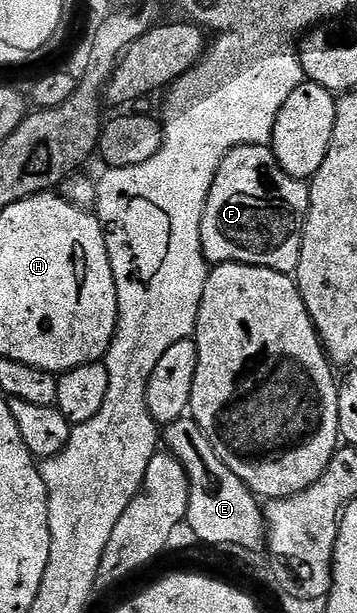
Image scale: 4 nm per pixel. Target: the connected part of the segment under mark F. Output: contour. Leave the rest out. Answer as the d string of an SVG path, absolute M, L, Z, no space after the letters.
M241 145L223 158L207 194L205 213L201 217L203 255L211 265L244 263L291 275L297 269L310 204L310 186L285 173L270 146Z

